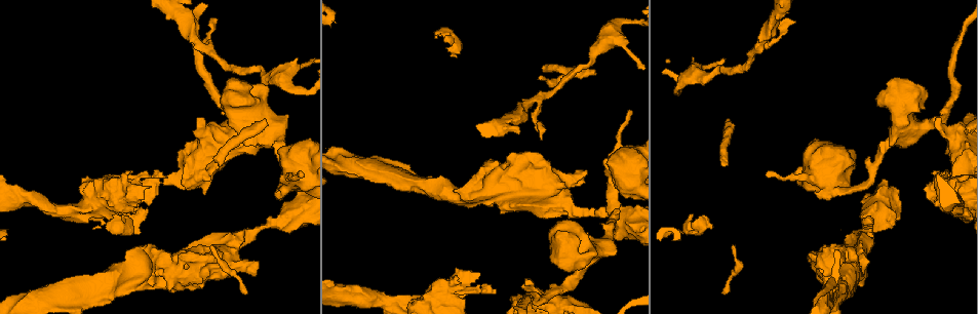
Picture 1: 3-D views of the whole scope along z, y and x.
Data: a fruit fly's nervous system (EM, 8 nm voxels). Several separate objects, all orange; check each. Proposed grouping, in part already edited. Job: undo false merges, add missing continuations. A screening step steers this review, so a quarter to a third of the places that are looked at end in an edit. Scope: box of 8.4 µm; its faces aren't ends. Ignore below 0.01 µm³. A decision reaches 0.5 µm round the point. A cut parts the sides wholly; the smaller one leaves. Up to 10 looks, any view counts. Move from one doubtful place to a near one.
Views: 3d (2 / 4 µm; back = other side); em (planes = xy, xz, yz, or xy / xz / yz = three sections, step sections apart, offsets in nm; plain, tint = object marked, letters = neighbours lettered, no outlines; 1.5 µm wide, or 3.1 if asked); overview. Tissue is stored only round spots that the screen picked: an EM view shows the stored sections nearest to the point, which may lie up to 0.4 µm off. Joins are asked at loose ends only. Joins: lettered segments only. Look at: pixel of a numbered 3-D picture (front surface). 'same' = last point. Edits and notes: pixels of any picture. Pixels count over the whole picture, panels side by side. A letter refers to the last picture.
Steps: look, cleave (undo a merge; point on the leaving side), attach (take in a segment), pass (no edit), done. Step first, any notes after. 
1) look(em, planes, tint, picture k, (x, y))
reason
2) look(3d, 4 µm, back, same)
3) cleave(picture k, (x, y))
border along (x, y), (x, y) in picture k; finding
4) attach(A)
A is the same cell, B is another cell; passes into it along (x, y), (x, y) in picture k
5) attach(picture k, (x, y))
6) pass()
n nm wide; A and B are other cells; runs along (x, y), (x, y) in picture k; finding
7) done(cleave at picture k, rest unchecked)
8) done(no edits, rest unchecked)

look(em, yz, step 4, letters, picture 1, (593, 74))

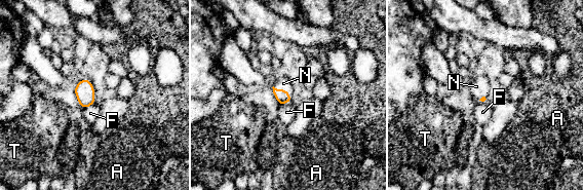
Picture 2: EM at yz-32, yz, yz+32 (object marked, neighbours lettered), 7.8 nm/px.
look(em, planes, letters, same)

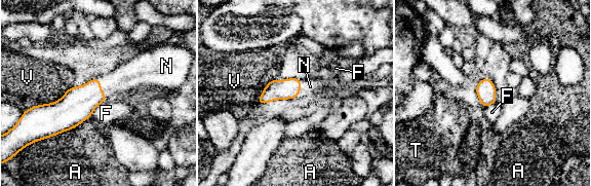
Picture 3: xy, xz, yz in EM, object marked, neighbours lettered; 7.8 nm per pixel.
attach(N)
N is the same cell, A, F, T and V are other cells; it goes on there

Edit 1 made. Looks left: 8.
look(3d, 4 µm, back, picture 1, (631, 19))
abrupt turn

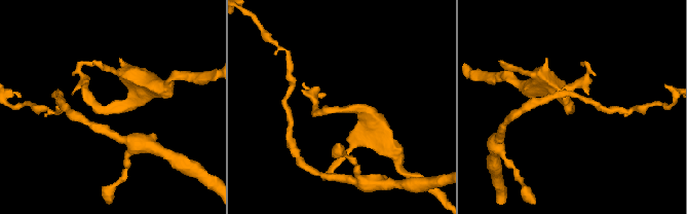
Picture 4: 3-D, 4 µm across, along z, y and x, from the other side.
look(em, planes, letters, picture 4, (572, 107))

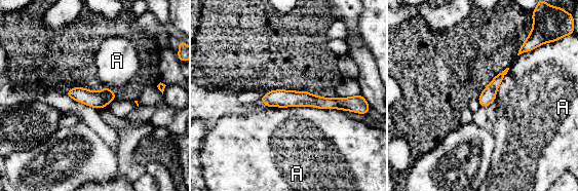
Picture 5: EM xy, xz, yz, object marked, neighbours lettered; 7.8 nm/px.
pass()
A is another cell; border along (267, 107), (339, 108), (343, 111) in picture 5; all the same cell

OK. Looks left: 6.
look(3d, 2 µm, picture 1, (278, 191))
stops while still wide

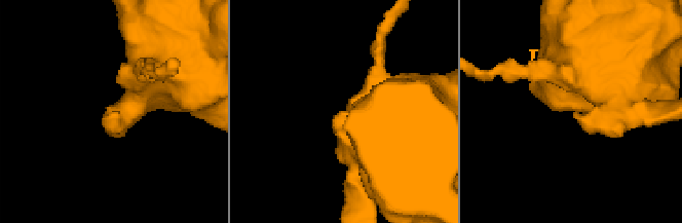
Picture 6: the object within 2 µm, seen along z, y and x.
look(em, xy, step 4, tint, picture 6, (344, 113))

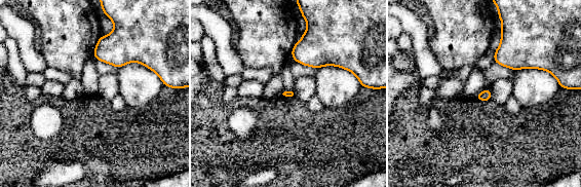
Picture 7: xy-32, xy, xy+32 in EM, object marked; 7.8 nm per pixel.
look(em, planes, letters, same)
cut it another way

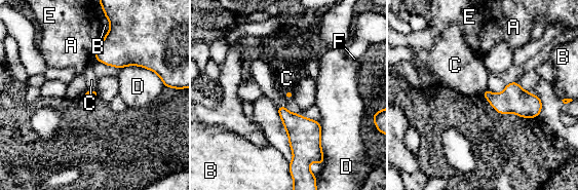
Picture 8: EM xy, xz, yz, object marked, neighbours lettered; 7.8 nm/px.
pass()
A, B, C, D, E and F are other cells; border along (293, 91), (283, 92) in picture 8; none of them fits

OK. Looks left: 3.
look(em, planes, letters, picture 1, (140, 247))
stops while still wide

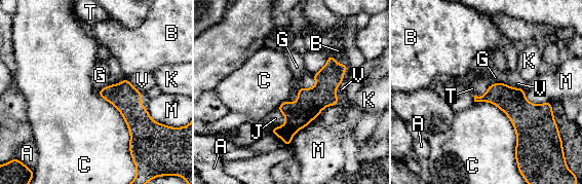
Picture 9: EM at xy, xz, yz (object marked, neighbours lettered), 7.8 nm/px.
pass()
A, B, C, G, J, K, M, T and V are other cells; runs along (331, 71), (287, 143) in picture 9; none of them fits

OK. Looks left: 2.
done(attach at picture 3, rest unchecked)

